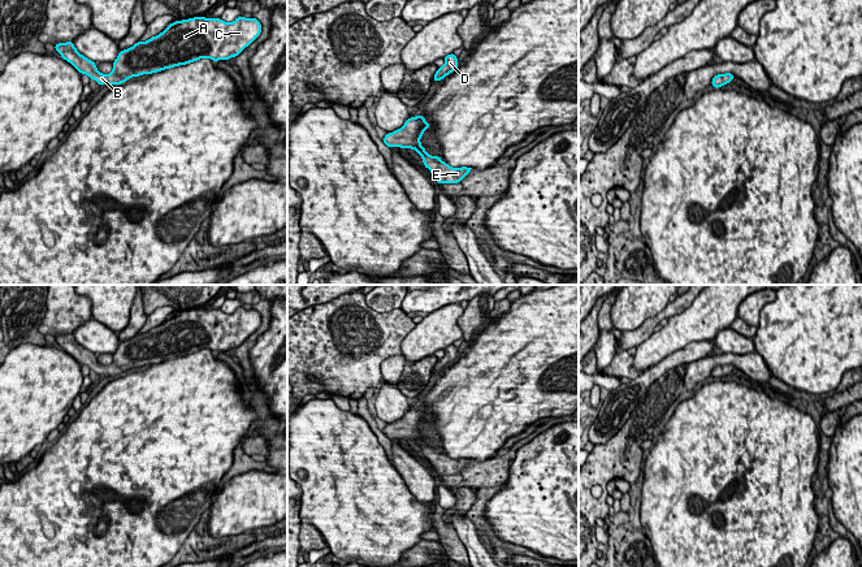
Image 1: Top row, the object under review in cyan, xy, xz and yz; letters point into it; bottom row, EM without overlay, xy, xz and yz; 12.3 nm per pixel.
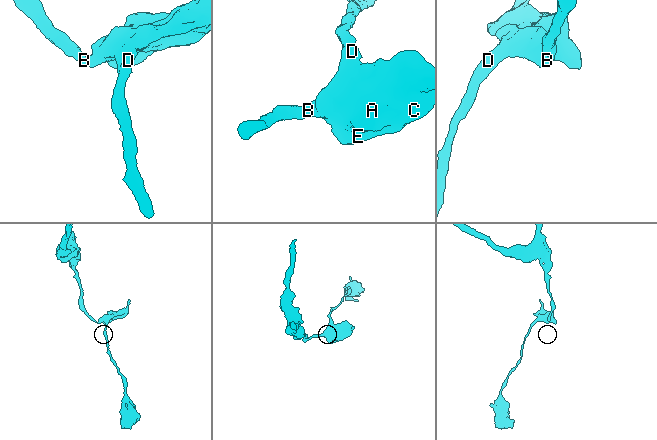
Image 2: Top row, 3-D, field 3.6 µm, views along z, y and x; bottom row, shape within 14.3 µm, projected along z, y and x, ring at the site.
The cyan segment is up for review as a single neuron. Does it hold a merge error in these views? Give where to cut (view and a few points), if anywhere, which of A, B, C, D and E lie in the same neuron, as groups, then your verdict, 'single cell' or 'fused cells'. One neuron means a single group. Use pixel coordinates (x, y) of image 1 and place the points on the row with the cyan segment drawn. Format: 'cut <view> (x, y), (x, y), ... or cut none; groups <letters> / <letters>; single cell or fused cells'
cut none; groups A B C D E; single cell

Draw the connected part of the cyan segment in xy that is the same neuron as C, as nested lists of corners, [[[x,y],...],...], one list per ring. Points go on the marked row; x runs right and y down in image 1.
[[[203,16],[182,21],[174,21],[163,33],[146,42],[138,42],[133,47],[120,51],[113,61],[111,74],[101,74],[96,64],[74,47],[73,42],[55,44],[55,49],[64,60],[70,62],[81,74],[87,74],[99,85],[122,85],[129,78],[152,74],[179,65],[186,65],[200,59],[212,61],[229,60],[238,56],[261,33],[261,25],[256,18],[237,17],[234,22],[224,22],[221,18],[205,18]]]

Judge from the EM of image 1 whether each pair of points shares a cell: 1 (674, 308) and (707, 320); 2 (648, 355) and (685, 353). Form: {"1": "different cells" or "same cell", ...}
{"1": "different cells", "2": "different cells"}

